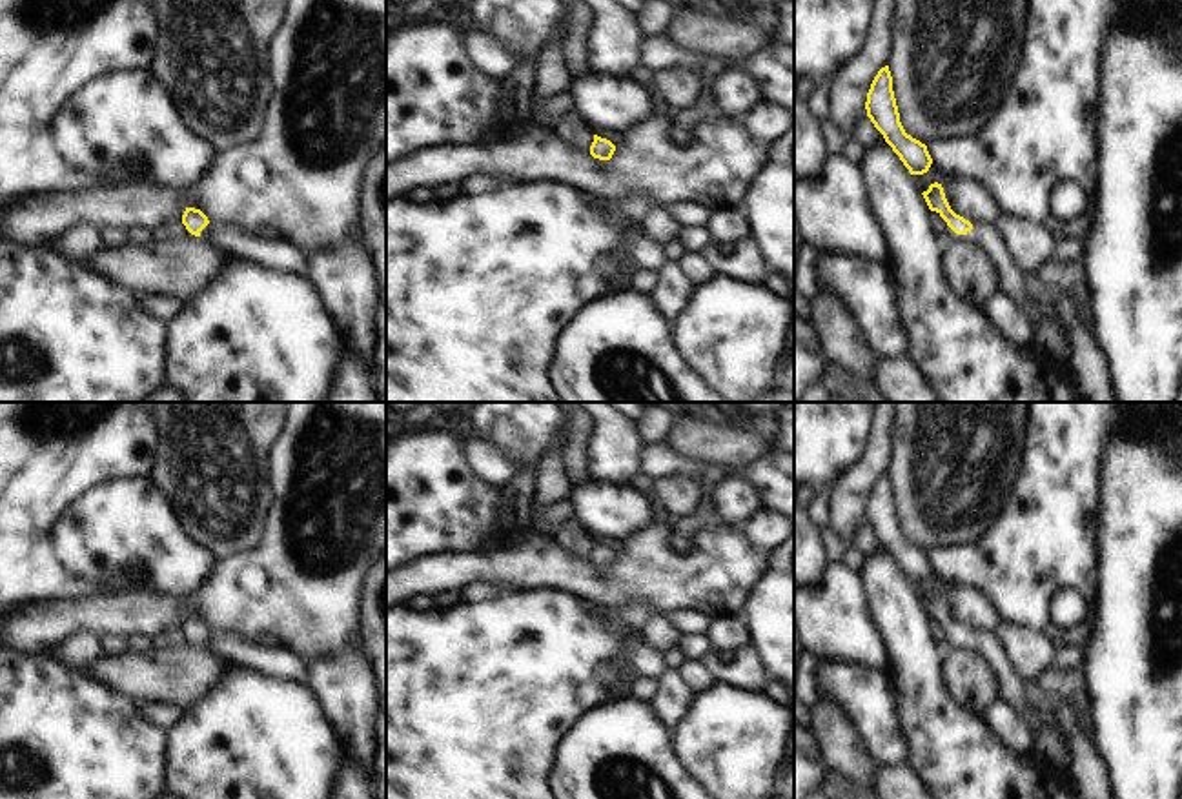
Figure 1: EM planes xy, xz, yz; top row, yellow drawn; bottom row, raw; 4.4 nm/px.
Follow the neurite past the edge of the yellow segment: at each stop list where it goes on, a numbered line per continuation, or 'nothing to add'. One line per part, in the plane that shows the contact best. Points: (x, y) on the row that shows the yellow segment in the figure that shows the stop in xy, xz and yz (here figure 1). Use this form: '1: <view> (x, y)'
1: yz (1009, 277).

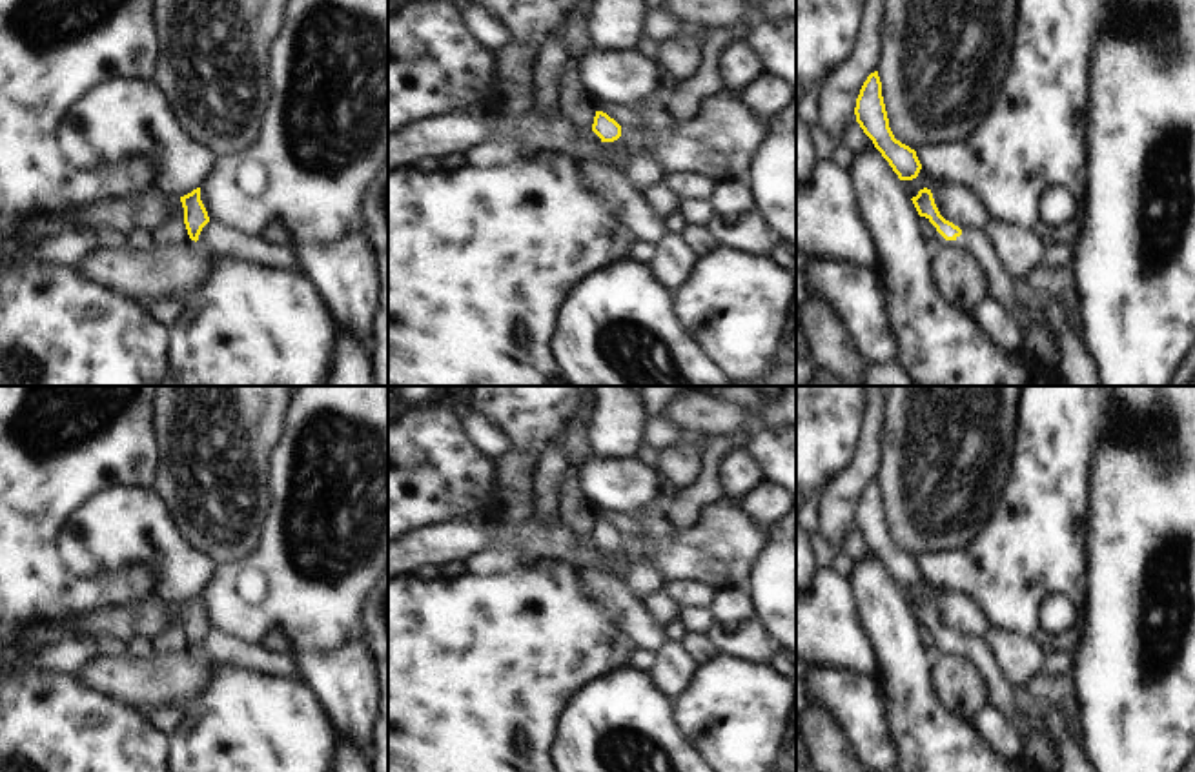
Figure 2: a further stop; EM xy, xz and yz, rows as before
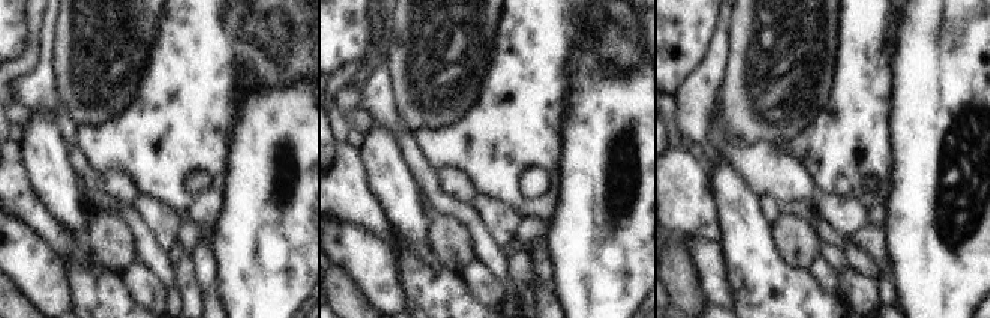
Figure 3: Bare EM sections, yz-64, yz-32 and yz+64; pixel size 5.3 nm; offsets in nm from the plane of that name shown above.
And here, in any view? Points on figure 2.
1: yz (999, 283).

